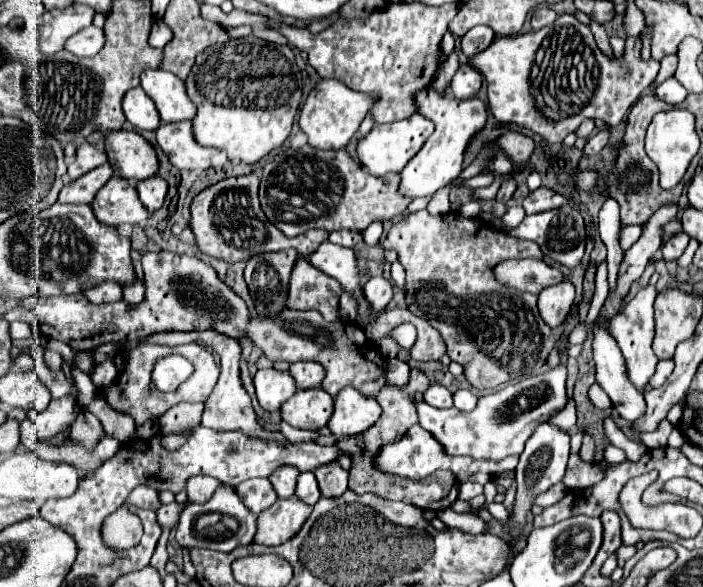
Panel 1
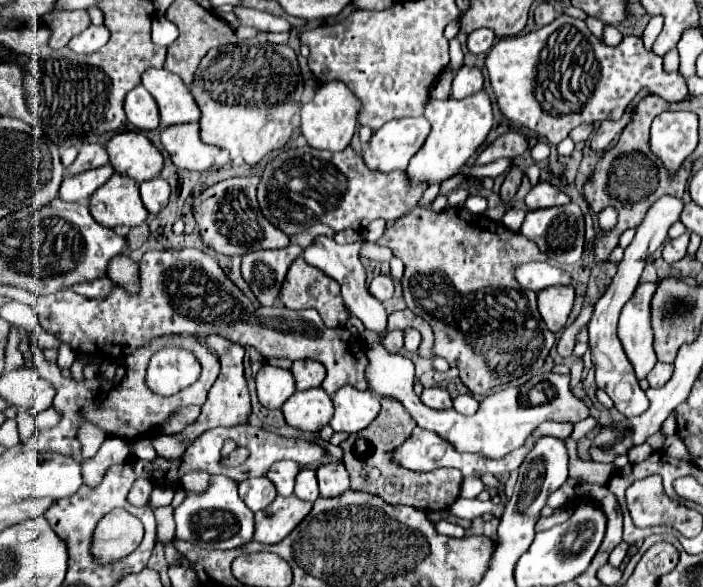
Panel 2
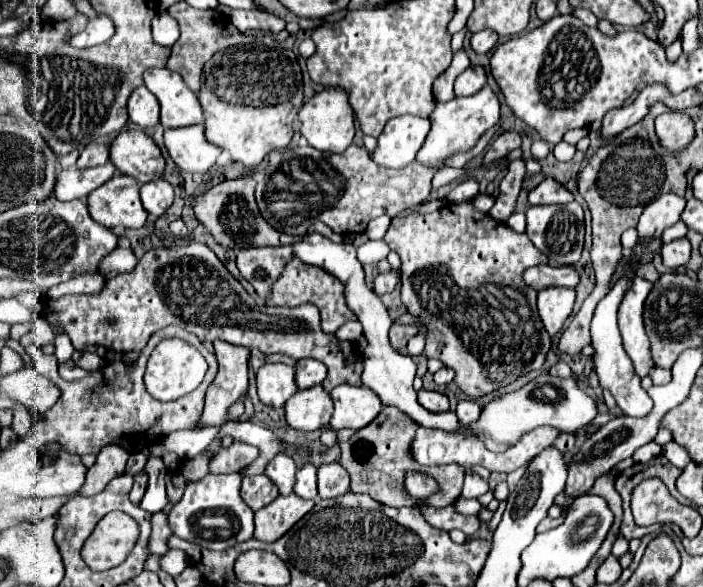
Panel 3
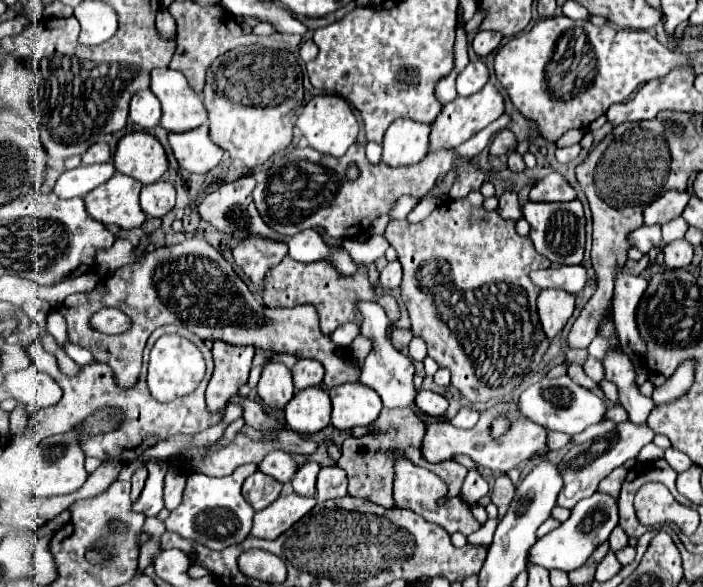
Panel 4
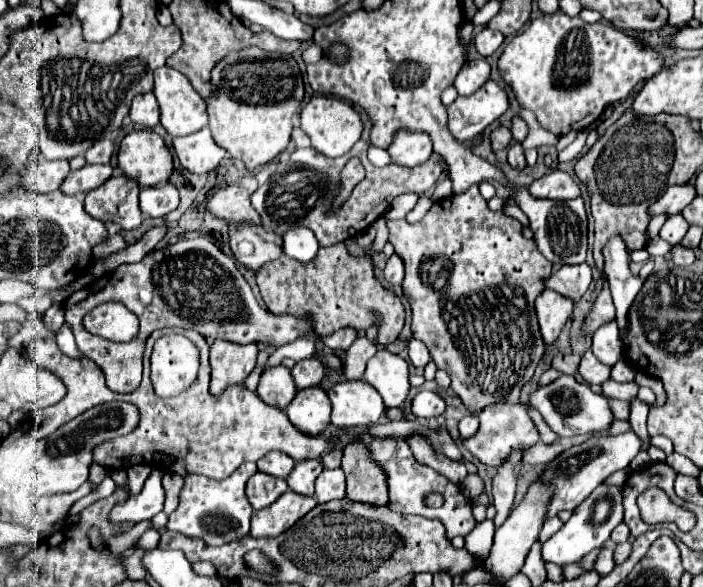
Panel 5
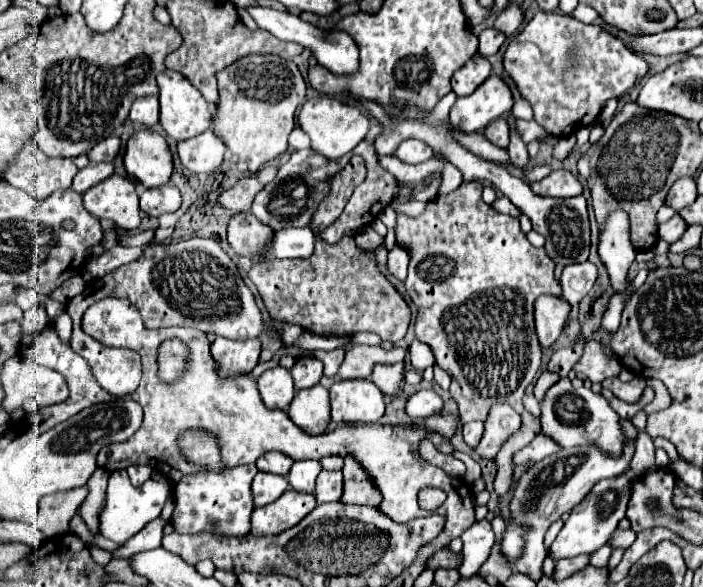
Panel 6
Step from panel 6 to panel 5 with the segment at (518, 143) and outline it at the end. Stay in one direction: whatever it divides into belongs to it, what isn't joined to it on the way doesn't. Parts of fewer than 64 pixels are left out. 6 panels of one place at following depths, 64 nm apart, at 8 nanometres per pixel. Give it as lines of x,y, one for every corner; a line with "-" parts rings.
514,142
510,148
508,148
508,164
512,168
518,168
518,170
524,170
526,168
526,158
524,158
524,148
520,142

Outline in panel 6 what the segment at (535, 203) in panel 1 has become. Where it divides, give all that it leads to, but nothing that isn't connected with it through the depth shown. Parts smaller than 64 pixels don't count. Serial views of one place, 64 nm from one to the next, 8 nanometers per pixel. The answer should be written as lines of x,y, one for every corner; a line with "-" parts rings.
564,168
550,172
544,180
530,184
530,188
540,196
554,196
554,198
570,198
582,194
582,184
578,182
578,178

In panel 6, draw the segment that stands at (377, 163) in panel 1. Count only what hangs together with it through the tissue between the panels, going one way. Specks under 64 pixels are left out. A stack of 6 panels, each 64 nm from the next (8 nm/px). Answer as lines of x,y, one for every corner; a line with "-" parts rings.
404,140
398,150
396,150
396,156
406,162
406,164
418,164
418,162
424,162
424,160
430,160
432,158
432,148
420,140

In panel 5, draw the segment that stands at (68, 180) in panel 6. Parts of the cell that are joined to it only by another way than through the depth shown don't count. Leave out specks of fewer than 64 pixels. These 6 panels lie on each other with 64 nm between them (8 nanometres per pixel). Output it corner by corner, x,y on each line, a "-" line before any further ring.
36,148
36,152
28,158
28,166
20,174
20,186
36,194
48,194
60,188
68,172
72,172
68,160
48,162
44,154

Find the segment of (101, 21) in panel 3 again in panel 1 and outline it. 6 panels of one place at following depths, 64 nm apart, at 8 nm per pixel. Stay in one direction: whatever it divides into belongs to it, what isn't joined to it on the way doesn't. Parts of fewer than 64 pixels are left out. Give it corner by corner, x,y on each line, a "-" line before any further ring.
88,26
82,32
74,34
68,42
66,42
66,50
76,54
76,56
96,56
102,46
104,46
106,38
104,38
104,30
96,28
96,26

